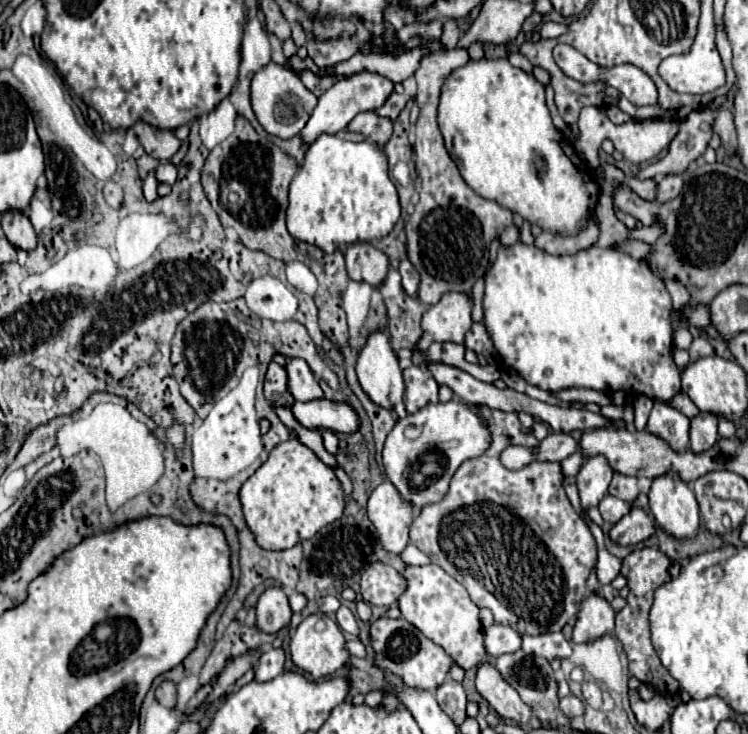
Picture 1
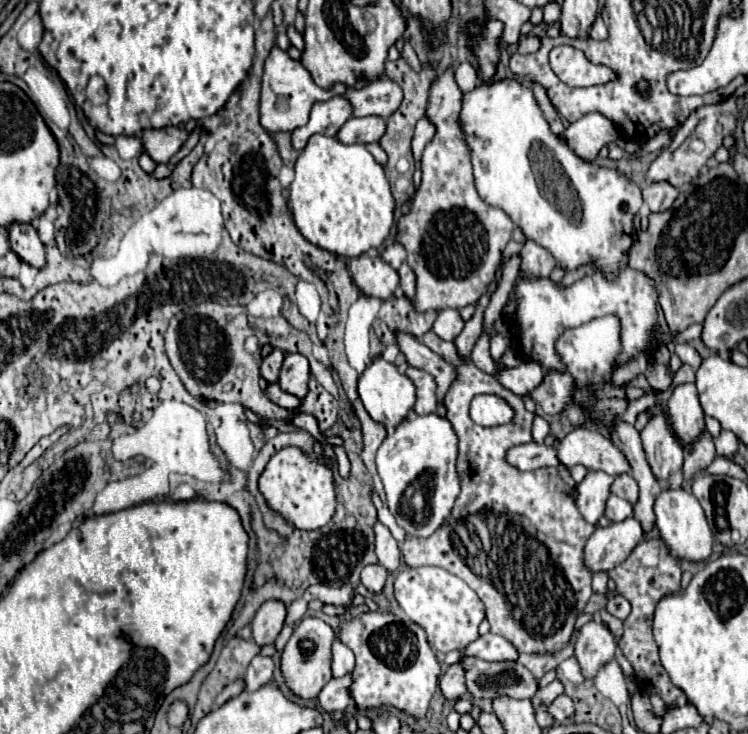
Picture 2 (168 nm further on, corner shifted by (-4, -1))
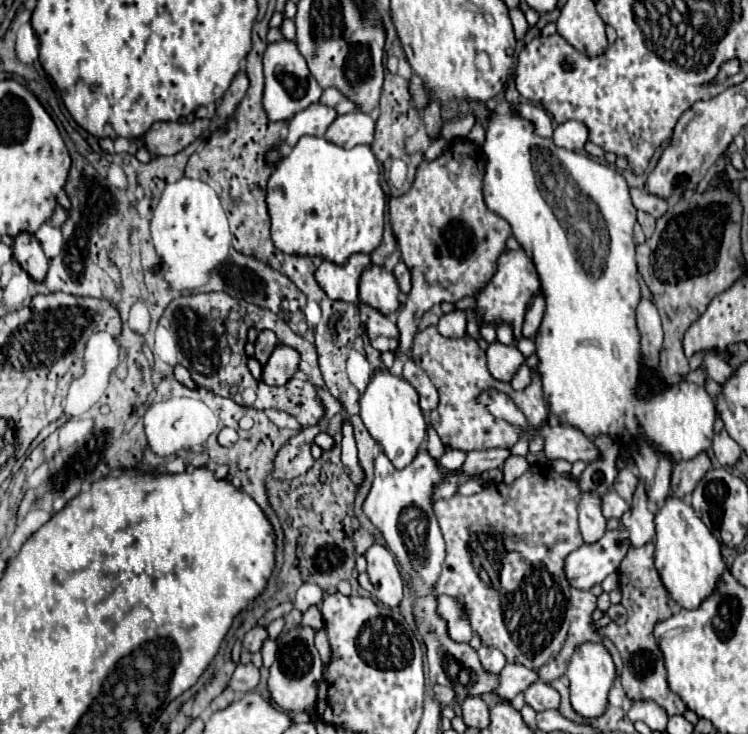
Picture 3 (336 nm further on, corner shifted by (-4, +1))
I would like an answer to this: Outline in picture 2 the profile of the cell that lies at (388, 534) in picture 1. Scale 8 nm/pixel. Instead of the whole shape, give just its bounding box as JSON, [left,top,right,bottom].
[374,520,400,572]

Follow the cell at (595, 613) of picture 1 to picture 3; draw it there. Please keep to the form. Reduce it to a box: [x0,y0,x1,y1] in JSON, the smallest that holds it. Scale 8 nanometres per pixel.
[566,642,616,718]

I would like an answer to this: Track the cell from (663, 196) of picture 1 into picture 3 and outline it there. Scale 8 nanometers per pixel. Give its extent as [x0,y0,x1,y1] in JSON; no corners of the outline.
[630,188,668,218]

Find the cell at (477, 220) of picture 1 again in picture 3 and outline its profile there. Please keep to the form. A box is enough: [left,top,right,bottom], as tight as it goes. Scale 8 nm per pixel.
[390,138,512,360]

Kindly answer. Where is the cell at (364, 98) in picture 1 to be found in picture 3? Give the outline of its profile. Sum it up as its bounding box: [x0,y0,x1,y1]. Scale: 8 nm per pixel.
[286,104,336,146]

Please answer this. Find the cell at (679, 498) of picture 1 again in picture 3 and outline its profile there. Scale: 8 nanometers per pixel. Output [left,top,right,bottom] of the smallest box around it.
[654,496,728,610]

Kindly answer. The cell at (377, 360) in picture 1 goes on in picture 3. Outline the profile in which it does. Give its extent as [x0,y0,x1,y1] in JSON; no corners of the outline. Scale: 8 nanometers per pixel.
[360,370,428,470]

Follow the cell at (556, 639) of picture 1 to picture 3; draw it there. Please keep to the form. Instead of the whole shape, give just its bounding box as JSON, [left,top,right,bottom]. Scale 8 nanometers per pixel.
[492,664,538,700]

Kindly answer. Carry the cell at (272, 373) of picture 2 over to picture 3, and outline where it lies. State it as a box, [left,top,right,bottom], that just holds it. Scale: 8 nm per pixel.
[254,330,278,364]

